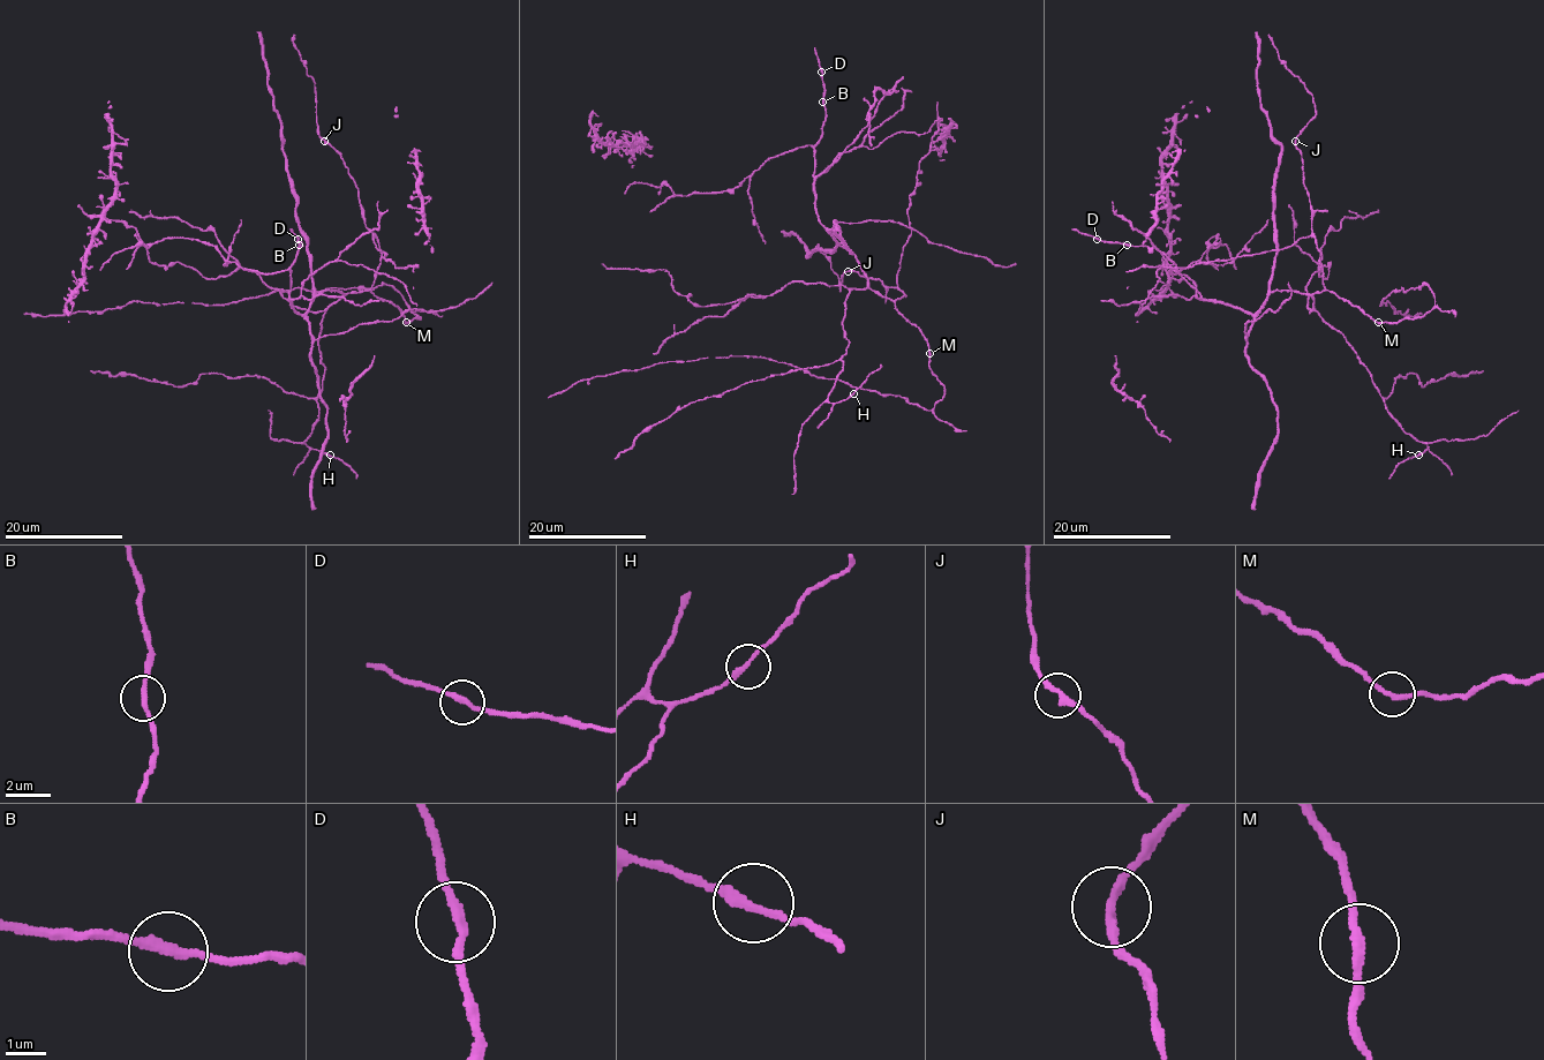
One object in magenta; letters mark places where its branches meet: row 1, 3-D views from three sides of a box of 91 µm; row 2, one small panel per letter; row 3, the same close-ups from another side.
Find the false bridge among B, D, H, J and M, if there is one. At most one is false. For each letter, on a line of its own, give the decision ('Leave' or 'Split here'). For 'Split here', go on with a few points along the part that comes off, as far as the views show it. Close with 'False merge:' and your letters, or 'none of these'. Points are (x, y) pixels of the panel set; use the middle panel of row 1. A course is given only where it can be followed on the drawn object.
B: Leave
D: Leave
H: Leave
J: Leave
M: Leave
False merge: none of these

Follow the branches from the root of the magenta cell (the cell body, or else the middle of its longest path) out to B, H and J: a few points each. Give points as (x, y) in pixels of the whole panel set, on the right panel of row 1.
B: (1312, 293), (1274, 291), (1250, 314), (1237, 307), (1206, 301), (1158, 249), (1127, 245)
H: (1312, 293), (1312, 307), (1343, 337), (1368, 369), (1387, 412), (1406, 433), (1426, 444), (1426, 449), (1418, 455)
J: (1312, 293), (1325, 287), (1311, 228), (1302, 159), (1295, 141)

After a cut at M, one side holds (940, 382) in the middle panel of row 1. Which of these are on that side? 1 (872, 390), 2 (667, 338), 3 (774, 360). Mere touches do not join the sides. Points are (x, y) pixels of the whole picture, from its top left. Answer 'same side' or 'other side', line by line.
1: same side
2: other side
3: same side

